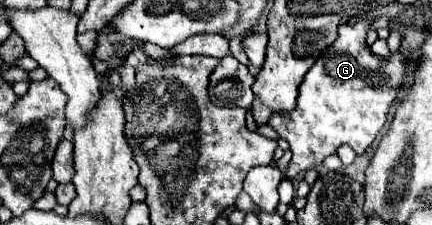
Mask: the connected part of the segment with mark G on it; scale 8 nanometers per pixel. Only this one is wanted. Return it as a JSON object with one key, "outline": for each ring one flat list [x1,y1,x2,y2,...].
{"outline":[[369,21,341,25,337,41,323,51,323,57,319,57,307,71,307,77,303,77,295,109,291,109,287,117,283,117,283,113,273,113,271,121,267,121,279,137,287,139,293,151,293,159,285,173,289,179,299,171,319,165,343,143,351,145,357,155,363,155,385,125,387,113,403,83,405,57,401,53,393,53,387,59,373,55,365,43,367,27]]}

